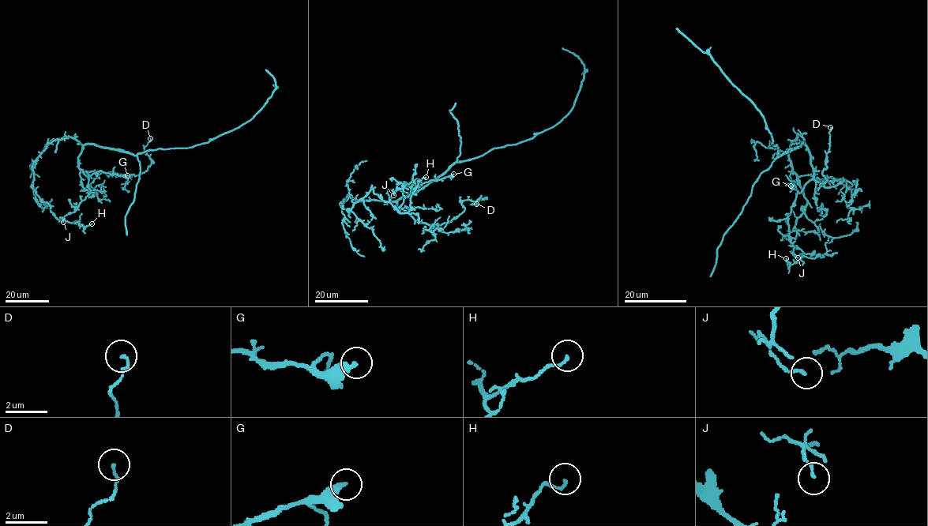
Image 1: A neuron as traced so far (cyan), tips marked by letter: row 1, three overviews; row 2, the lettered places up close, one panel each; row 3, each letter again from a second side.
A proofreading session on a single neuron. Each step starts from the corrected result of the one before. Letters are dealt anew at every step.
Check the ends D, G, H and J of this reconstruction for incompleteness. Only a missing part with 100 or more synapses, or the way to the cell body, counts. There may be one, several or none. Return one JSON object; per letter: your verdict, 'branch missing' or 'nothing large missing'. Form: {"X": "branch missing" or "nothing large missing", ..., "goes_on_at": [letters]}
{"D": "nothing large missing", "G": "nothing large missing", "H": "nothing large missing", "J": "nothing large missing", "goes_on_at": []}

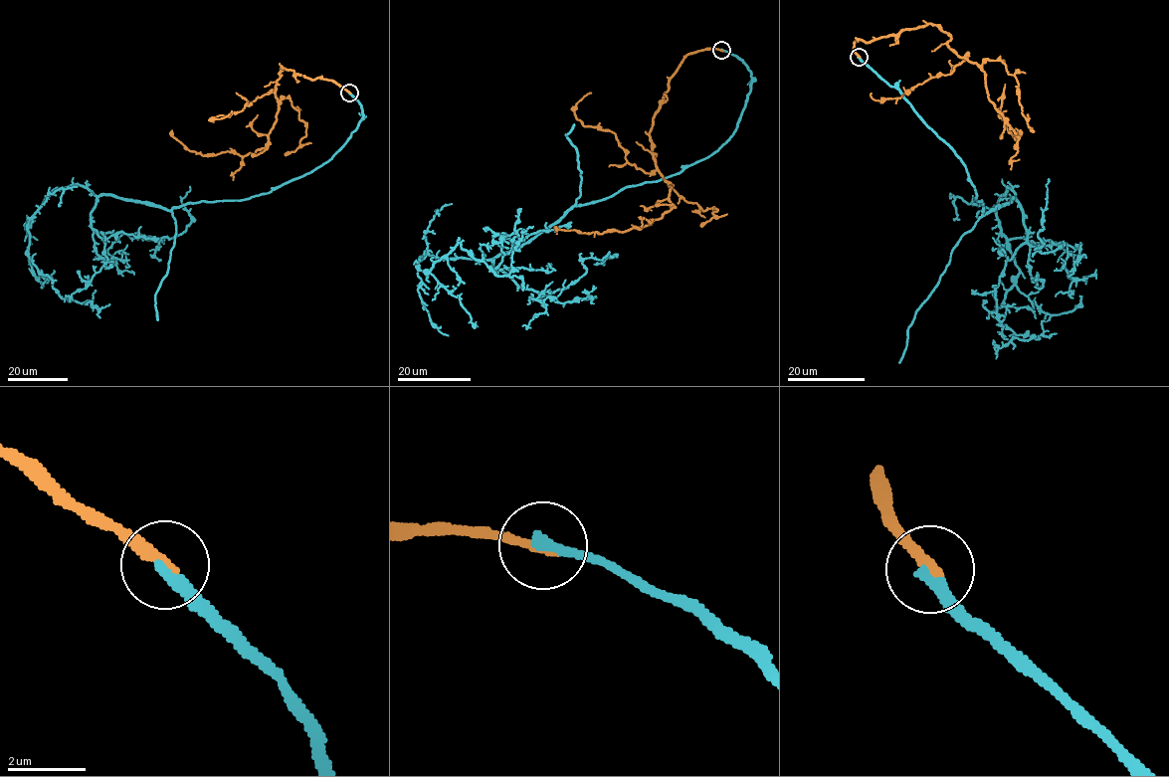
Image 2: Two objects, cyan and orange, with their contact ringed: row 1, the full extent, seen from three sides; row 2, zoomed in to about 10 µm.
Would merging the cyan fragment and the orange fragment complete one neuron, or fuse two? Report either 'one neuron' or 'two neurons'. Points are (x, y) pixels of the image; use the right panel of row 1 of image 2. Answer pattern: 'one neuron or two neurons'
one neuron

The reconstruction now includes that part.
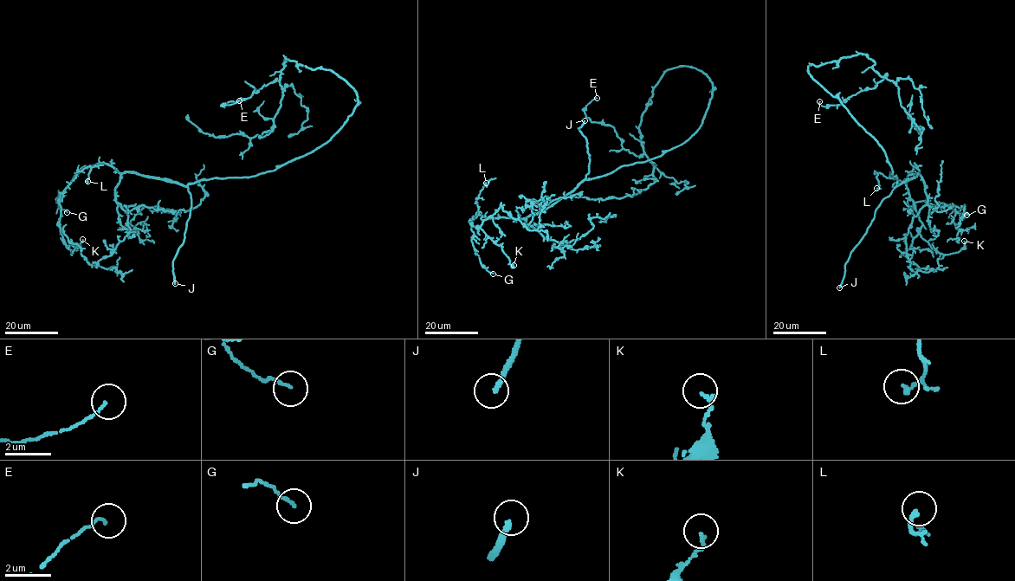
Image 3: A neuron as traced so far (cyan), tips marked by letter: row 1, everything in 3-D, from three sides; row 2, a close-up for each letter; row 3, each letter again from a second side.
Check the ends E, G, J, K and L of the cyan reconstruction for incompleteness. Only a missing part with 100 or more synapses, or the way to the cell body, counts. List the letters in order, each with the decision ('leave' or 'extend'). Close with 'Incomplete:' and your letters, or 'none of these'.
E: leave
G: leave
J: extend
K: leave
L: leave
Incomplete: J

